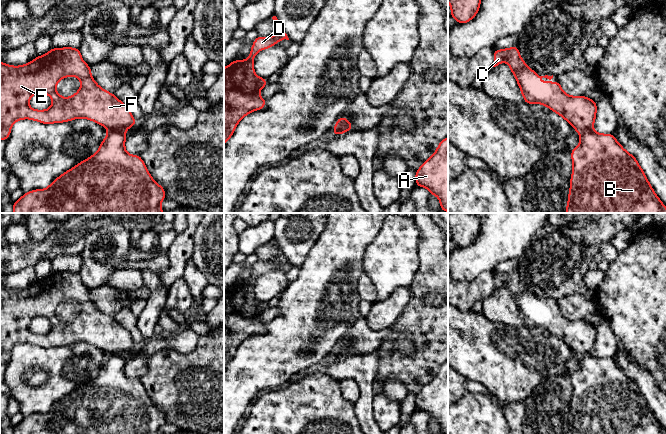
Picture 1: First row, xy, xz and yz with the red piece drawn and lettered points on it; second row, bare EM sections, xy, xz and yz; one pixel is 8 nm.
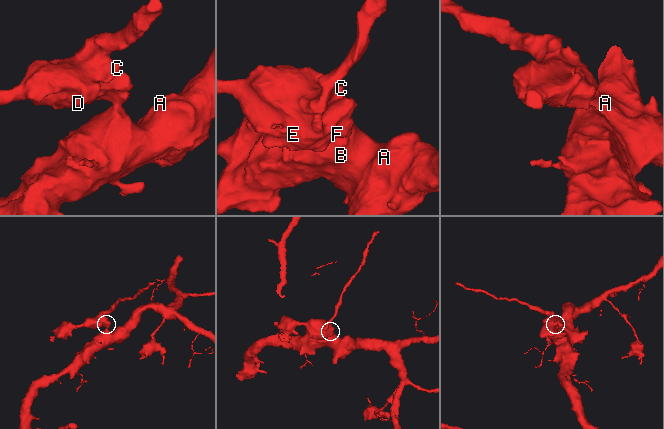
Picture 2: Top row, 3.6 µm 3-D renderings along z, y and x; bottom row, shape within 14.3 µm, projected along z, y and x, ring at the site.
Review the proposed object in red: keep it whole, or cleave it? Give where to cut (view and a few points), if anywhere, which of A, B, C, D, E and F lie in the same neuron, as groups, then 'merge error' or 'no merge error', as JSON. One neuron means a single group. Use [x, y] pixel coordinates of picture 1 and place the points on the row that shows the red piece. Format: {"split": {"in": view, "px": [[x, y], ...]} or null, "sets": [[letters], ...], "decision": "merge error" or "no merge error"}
{"split": {"in": "xy", "px": [[124, 129], [109, 130]]}, "sets": [["A", "B"], ["C", "D", "E", "F"]], "decision": "merge error"}

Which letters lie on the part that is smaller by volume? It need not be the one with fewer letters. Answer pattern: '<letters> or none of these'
C, D, E, F

